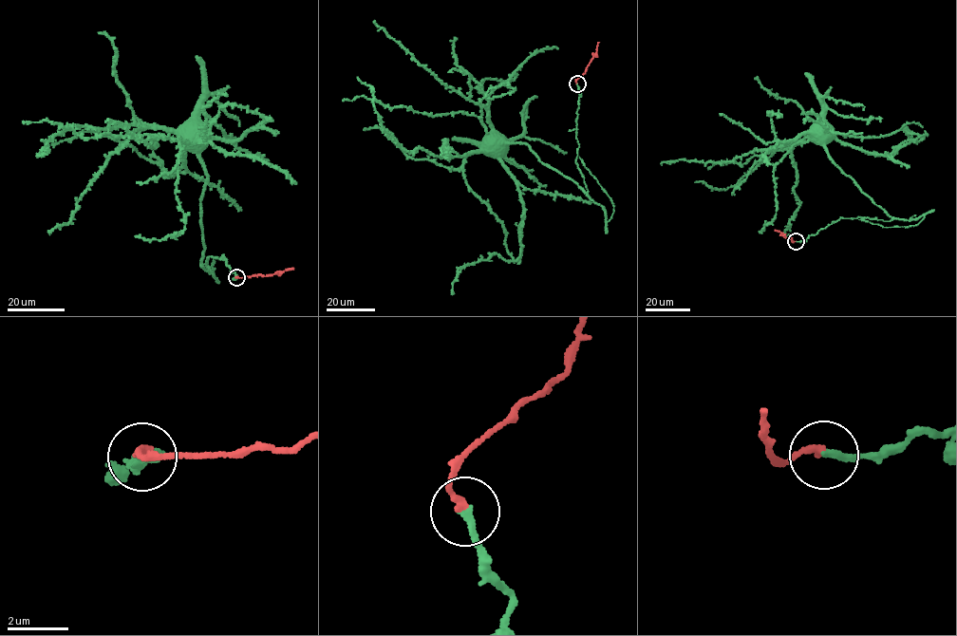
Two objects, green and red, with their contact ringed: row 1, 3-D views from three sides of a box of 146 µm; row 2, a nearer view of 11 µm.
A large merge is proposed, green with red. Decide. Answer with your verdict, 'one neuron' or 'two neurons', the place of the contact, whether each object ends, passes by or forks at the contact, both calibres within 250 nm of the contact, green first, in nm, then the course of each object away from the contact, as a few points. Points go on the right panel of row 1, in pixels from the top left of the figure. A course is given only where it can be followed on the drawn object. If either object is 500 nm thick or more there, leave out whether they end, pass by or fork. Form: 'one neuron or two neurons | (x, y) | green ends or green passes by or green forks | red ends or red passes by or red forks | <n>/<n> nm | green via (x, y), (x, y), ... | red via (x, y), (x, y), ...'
two neurons | (796, 241) | green ends | red ends | 240/280 nm | green via (797, 241), (814, 235), (840, 217), (892, 218), (832, 160), (825, 144), (825, 121), (823, 124) | red via (796, 241), (775, 231)

